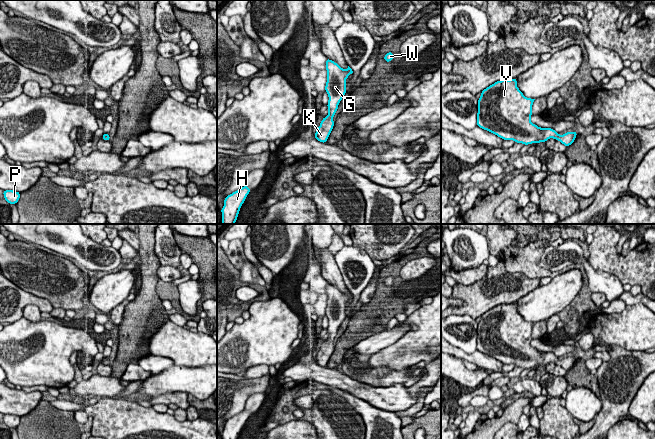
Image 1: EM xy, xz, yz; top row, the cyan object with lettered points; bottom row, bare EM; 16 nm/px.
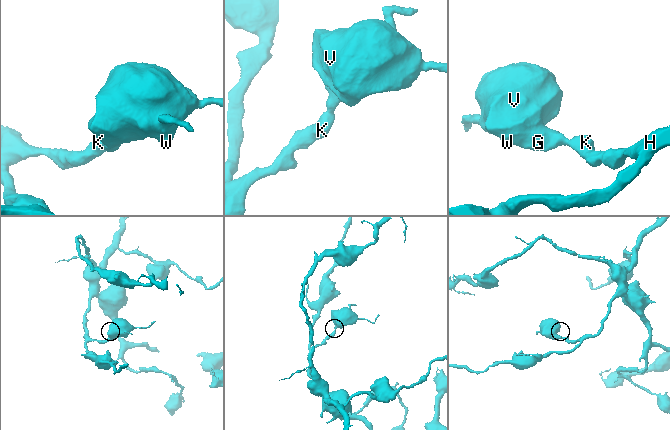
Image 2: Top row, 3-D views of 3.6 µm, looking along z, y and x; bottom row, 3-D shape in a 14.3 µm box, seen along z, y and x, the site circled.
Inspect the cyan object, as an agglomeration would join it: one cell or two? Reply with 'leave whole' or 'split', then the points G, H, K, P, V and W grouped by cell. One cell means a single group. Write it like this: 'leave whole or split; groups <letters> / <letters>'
leave whole; groups G H K P V W

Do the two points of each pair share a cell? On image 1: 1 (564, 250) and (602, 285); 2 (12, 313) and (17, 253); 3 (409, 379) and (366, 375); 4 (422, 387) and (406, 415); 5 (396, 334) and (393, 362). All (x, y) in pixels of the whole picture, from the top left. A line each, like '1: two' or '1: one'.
1: one
2: two
3: one
4: one
5: two

